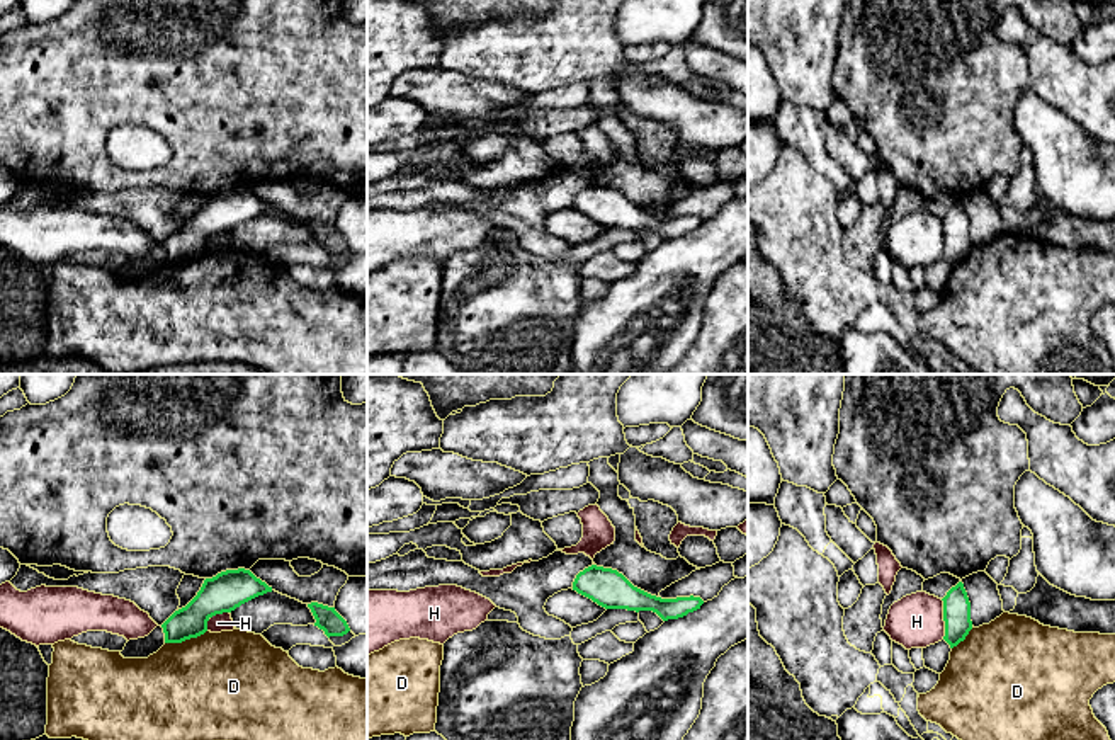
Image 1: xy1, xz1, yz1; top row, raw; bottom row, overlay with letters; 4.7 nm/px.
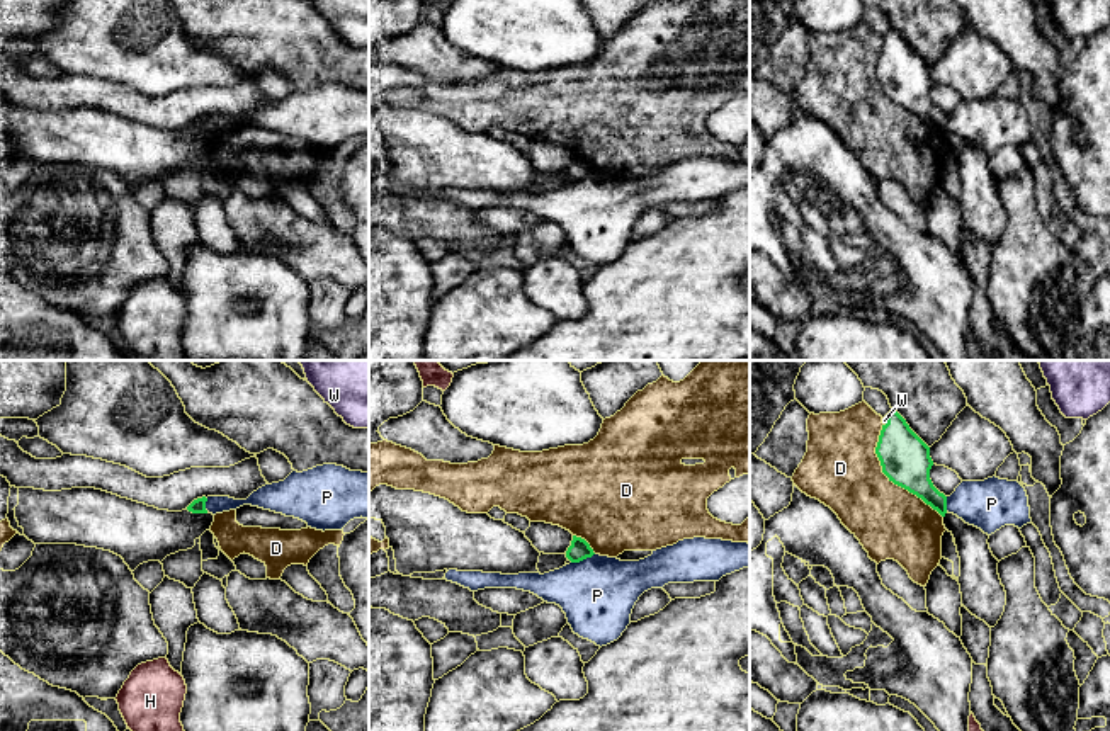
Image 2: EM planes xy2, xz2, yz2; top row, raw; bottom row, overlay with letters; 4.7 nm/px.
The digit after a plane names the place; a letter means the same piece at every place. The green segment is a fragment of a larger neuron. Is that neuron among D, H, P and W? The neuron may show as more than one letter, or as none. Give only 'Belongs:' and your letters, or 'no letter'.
Belongs: D

